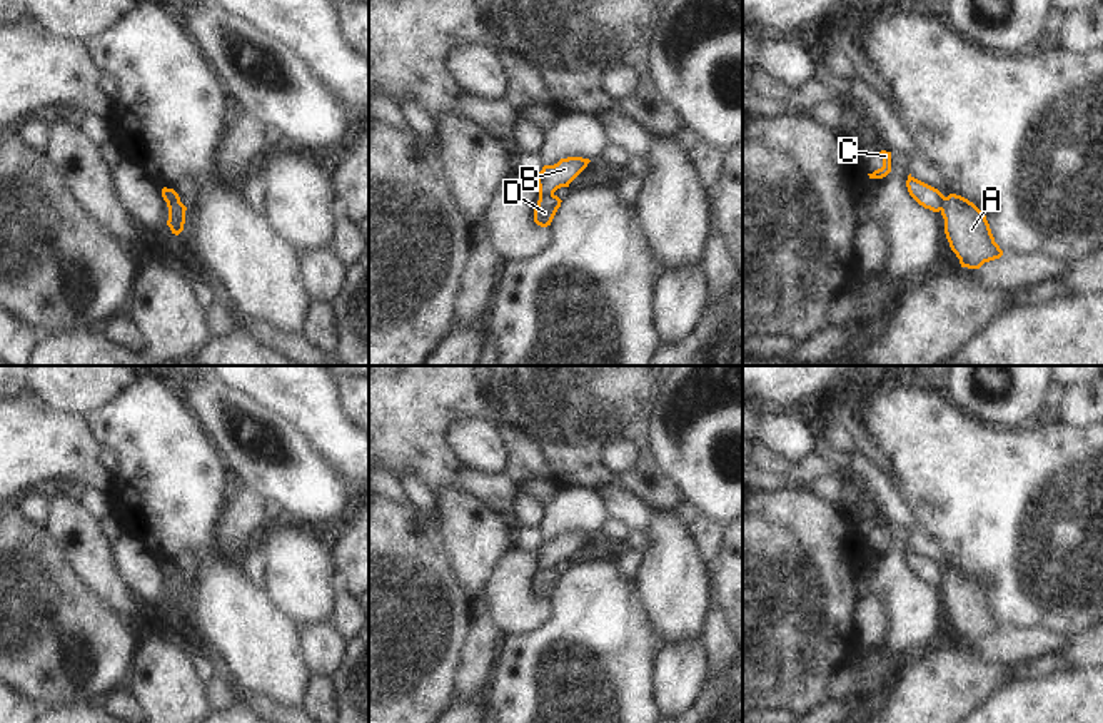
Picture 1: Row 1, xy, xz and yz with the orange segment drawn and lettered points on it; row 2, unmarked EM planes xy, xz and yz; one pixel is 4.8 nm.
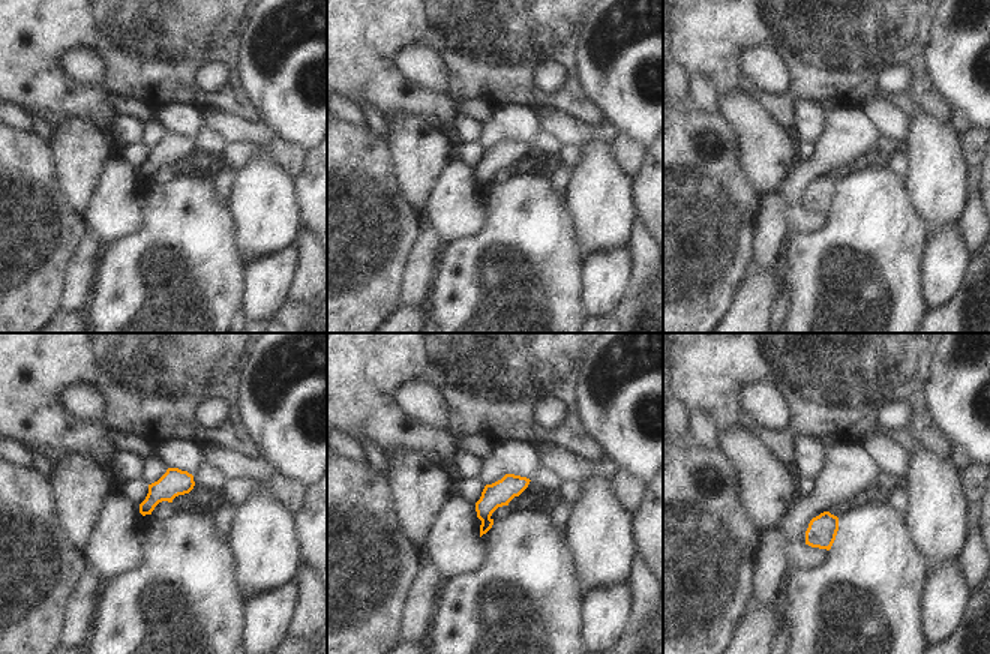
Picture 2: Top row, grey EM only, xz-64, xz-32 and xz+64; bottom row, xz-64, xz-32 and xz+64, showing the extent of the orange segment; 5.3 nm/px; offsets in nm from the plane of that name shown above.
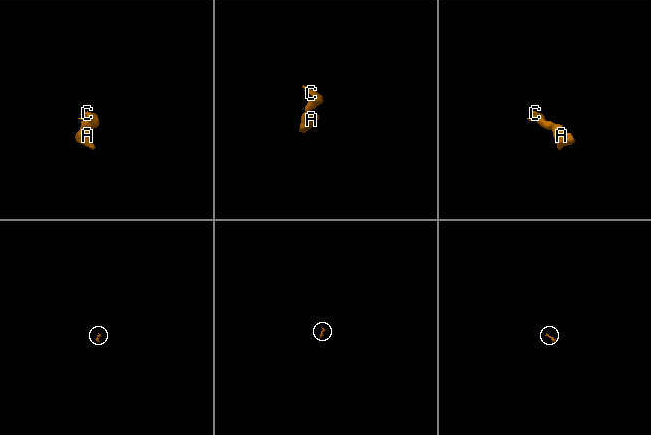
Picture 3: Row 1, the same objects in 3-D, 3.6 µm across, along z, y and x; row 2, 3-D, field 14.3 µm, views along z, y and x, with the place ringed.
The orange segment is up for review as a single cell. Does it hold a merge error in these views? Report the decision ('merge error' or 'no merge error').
merge error

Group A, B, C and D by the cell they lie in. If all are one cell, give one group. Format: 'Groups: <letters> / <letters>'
Groups: A D / B C.

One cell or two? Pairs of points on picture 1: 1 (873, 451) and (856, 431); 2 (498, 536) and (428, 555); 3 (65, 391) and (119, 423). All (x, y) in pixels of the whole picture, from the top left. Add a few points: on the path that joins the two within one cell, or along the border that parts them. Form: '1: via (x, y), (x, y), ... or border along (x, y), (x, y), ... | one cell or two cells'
1: via (868, 446), (860, 436) | one cell
2: border along (438, 511), (446, 533), (449, 563), (463, 586) | two cells
3: border along (130, 389), (87, 414) | two cells

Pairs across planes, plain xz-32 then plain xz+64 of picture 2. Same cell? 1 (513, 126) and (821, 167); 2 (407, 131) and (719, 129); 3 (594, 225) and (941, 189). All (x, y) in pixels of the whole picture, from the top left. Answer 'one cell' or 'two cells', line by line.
1: one cell
2: two cells
3: one cell

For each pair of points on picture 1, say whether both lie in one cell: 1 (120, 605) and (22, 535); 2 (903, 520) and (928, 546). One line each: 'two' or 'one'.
1: two
2: one

